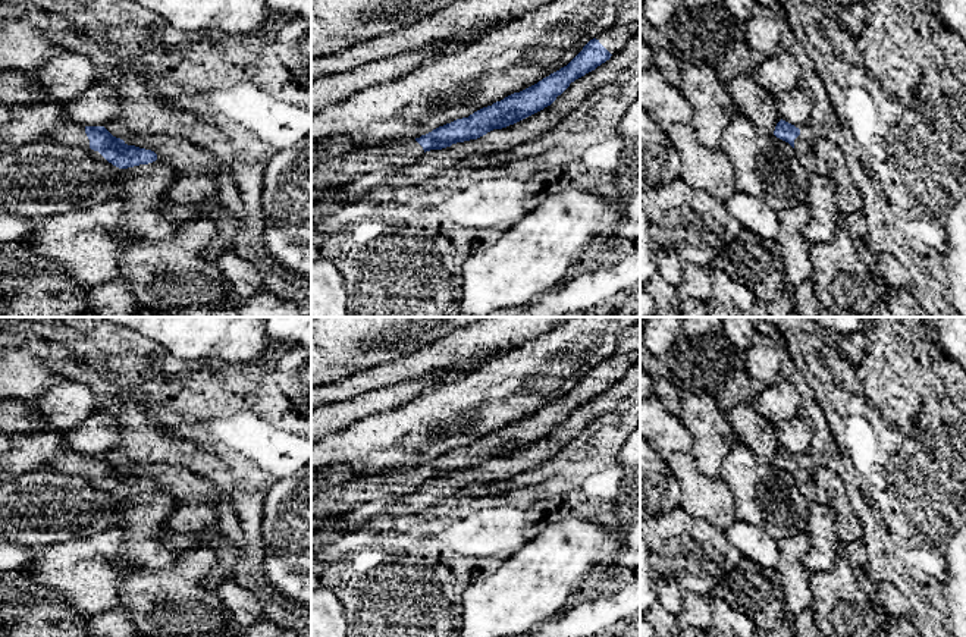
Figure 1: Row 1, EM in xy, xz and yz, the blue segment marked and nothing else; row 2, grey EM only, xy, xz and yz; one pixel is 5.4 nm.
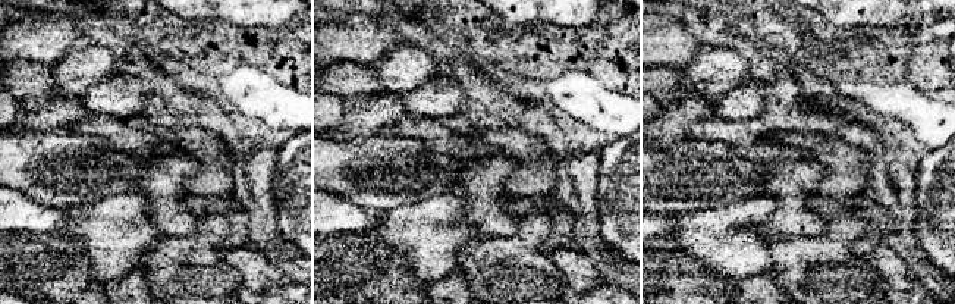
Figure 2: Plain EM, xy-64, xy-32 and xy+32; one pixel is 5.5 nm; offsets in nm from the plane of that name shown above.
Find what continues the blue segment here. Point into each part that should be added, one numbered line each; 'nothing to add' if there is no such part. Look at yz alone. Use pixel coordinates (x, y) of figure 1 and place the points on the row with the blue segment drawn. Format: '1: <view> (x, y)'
1: yz (803, 147)

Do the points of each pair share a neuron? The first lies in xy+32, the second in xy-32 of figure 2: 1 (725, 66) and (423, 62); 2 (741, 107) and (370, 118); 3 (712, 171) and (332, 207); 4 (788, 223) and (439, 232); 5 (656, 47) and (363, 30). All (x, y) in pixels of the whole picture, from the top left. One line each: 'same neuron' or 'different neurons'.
1: same neuron
2: different neurons
3: different neurons
4: different neurons
5: same neuron

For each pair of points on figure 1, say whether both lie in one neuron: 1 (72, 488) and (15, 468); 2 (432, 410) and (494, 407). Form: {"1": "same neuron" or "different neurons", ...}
{"1": "different neurons", "2": "same neuron"}

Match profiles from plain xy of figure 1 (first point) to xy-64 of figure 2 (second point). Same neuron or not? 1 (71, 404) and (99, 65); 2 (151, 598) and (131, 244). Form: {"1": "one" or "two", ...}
{"1": "one", "2": "two"}

